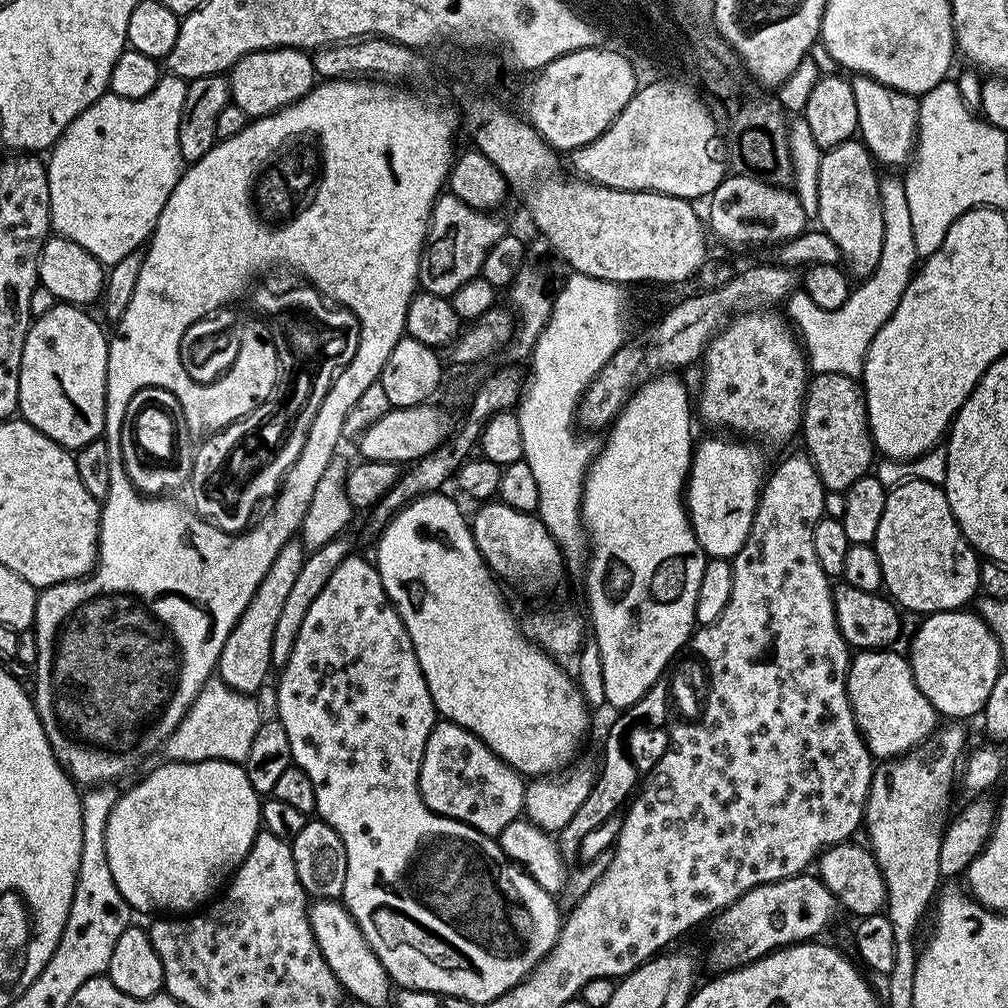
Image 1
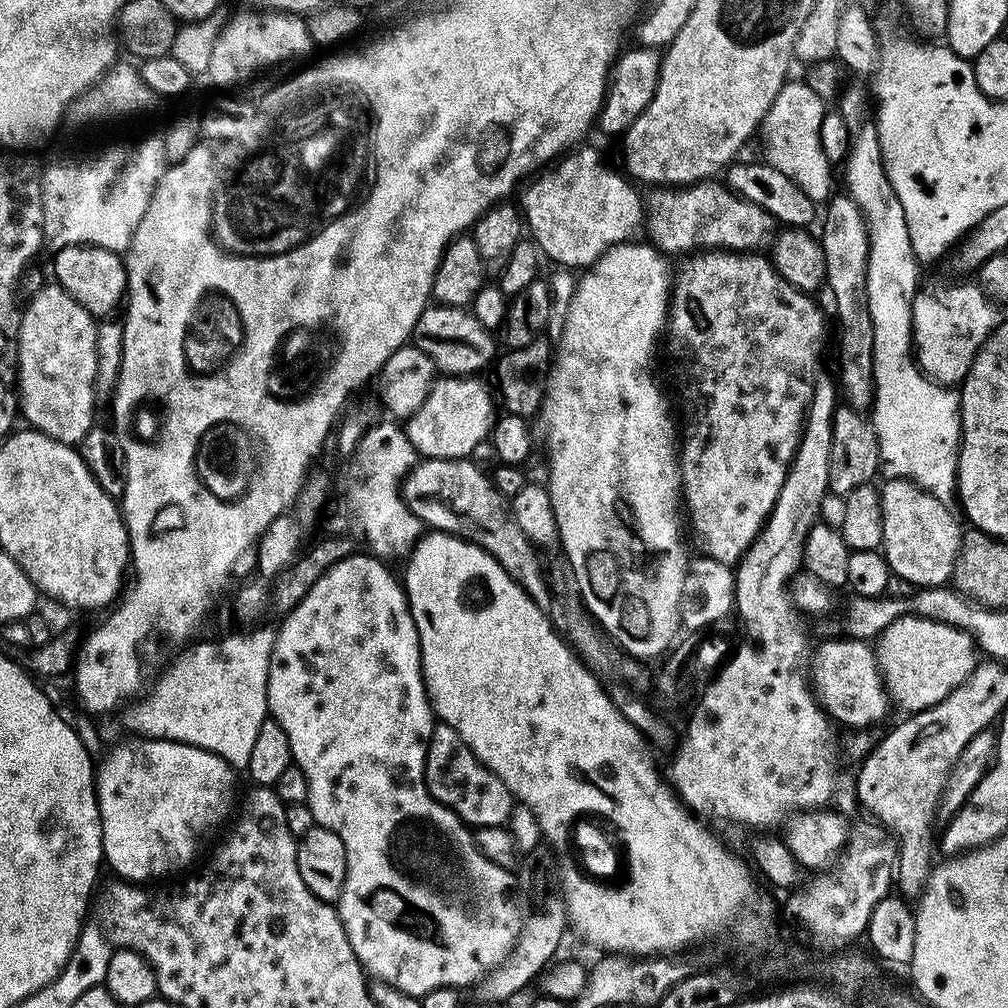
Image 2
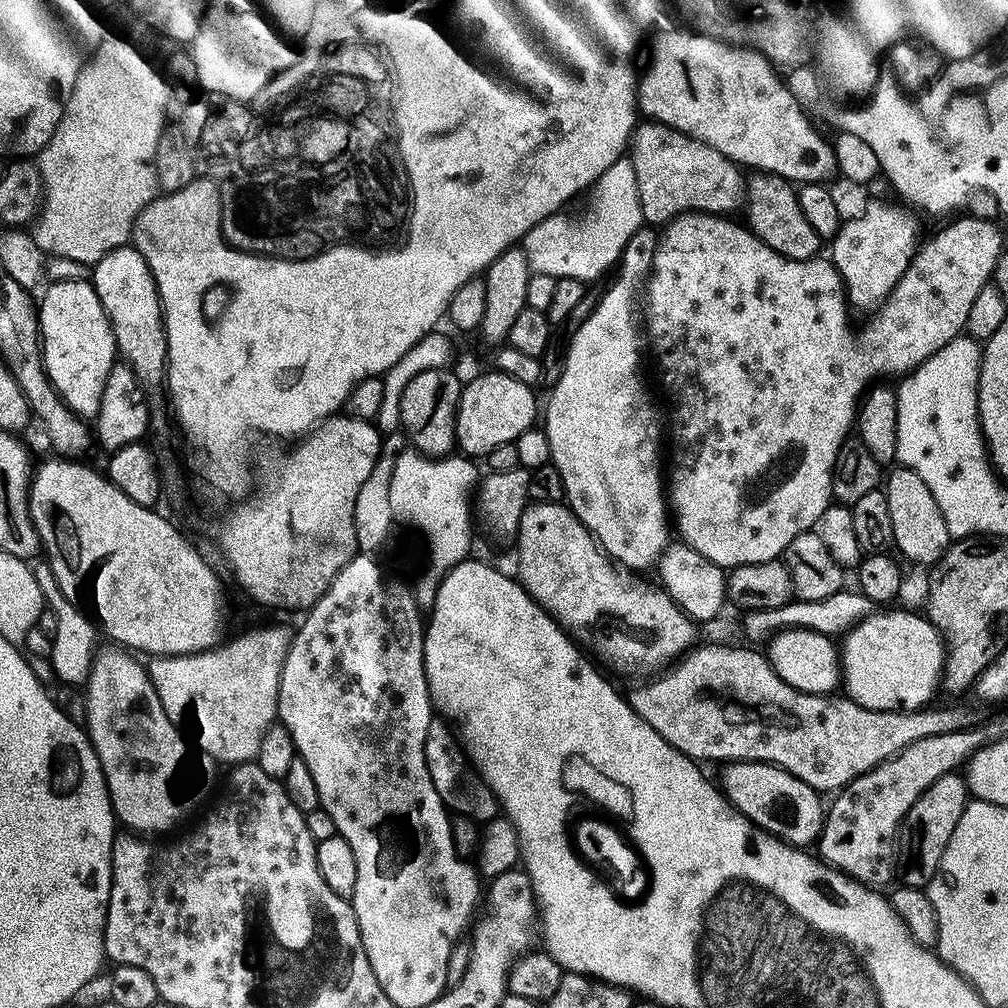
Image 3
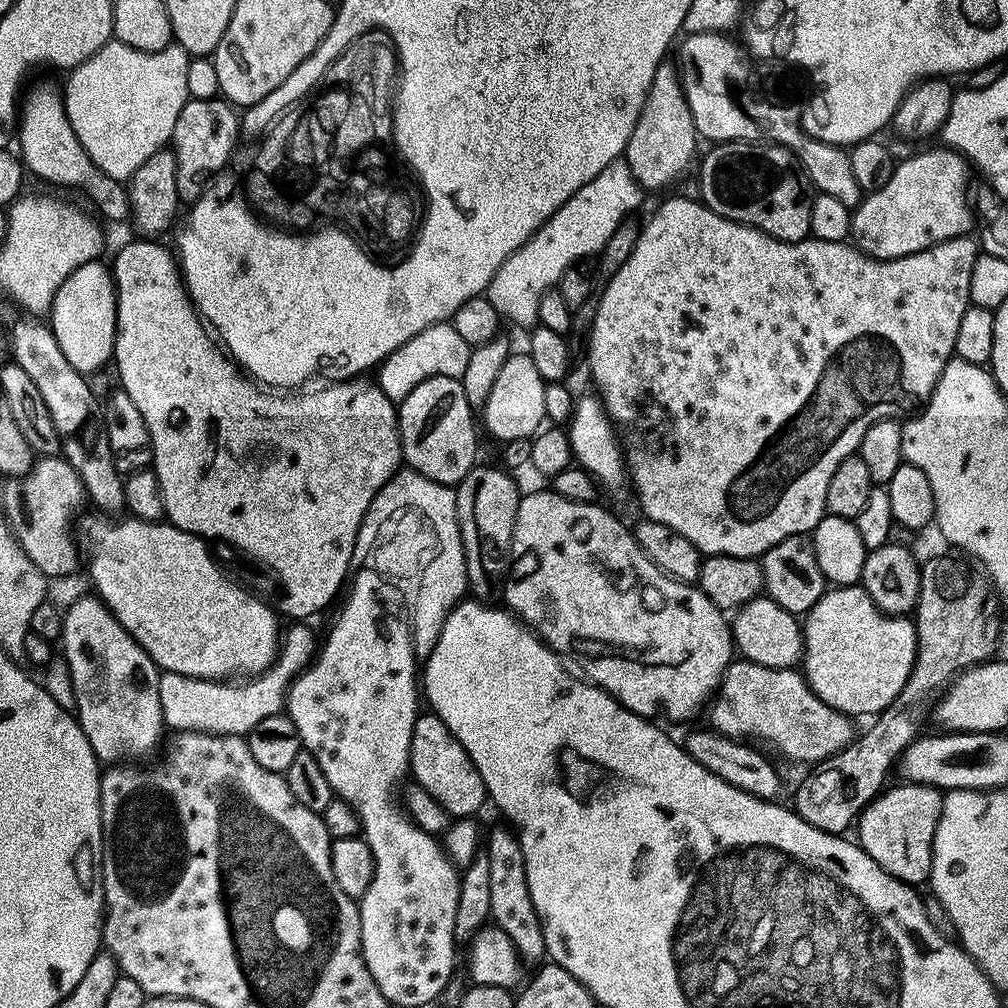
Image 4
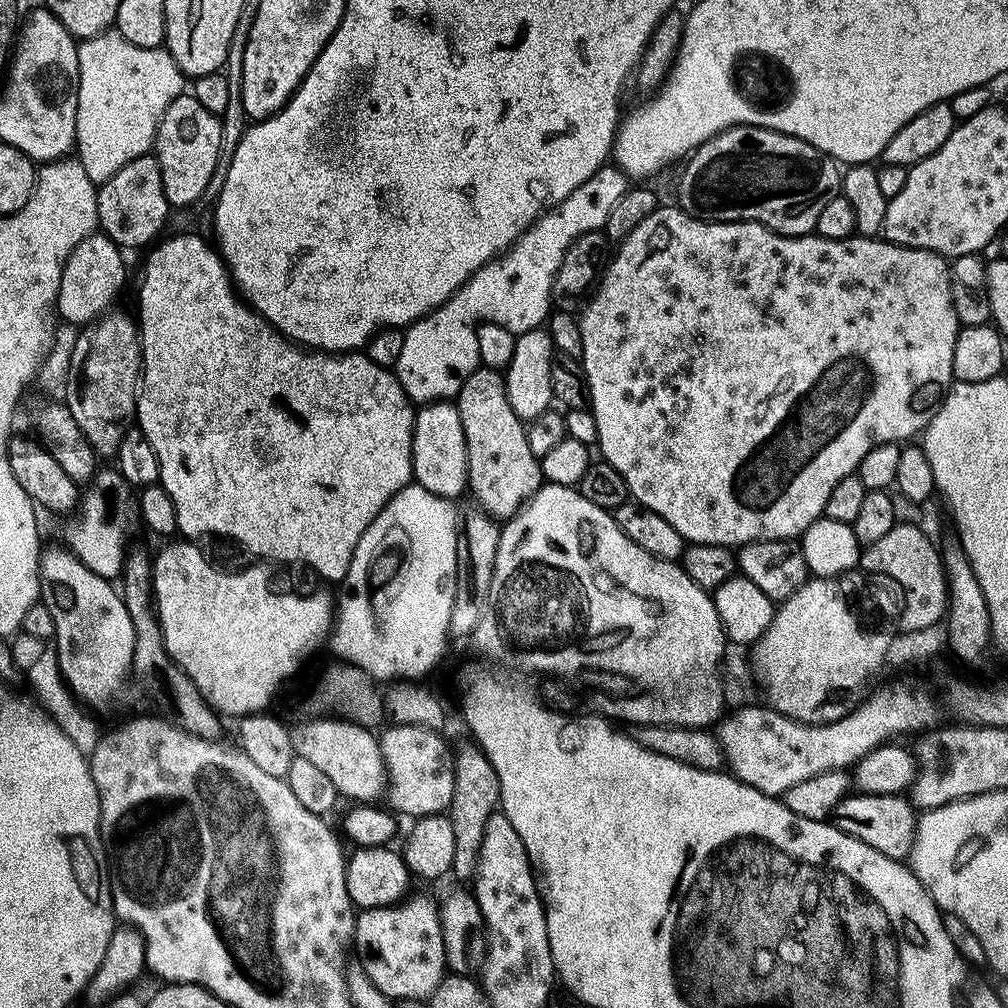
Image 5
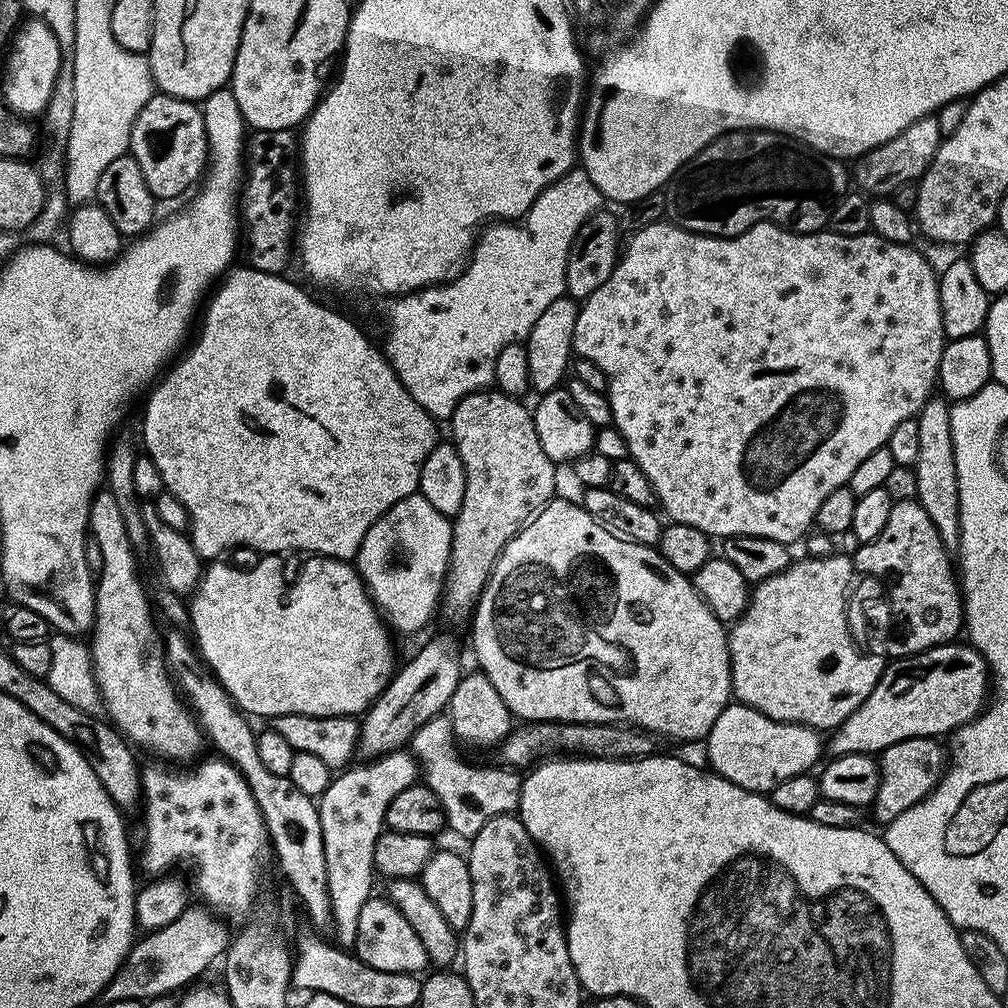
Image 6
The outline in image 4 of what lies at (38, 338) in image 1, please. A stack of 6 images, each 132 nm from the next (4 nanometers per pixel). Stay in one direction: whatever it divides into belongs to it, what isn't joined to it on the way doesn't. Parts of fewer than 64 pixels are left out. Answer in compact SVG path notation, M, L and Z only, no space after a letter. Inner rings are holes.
M100 260L78 266L62 286L52 303L50 327L58 346L74 370L91 374L111 361L116 347L116 282L111 267Z

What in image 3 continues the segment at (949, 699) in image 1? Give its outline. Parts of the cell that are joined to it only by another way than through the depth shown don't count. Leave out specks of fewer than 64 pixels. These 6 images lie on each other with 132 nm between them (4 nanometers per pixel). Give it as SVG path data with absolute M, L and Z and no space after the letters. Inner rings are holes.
M876 610L843 633L838 651L842 688L858 706L874 711L910 712L923 709L941 687L944 674L944 641L927 615Z

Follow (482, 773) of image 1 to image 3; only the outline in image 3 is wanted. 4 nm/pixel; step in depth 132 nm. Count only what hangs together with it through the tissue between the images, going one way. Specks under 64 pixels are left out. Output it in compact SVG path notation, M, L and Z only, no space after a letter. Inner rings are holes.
M433 718L430 730L426 730L426 766L430 770L430 782L434 782L434 790L438 790L445 808L481 822L492 820L498 815L496 795L472 767L464 745L460 743L453 725L447 719Z

